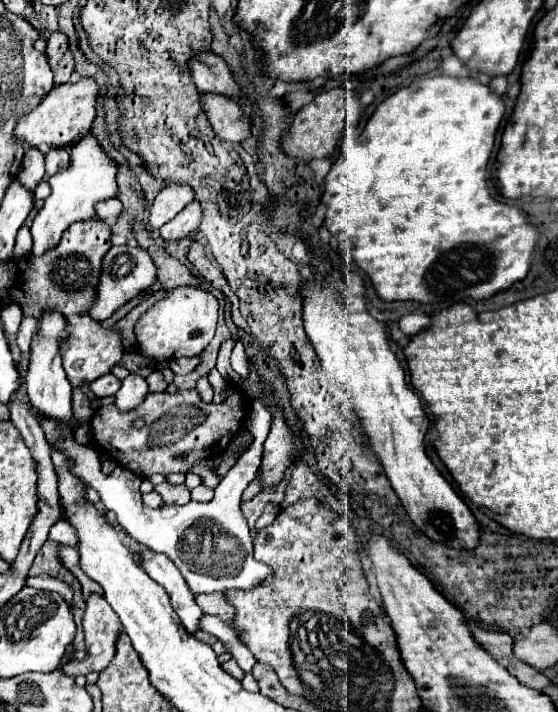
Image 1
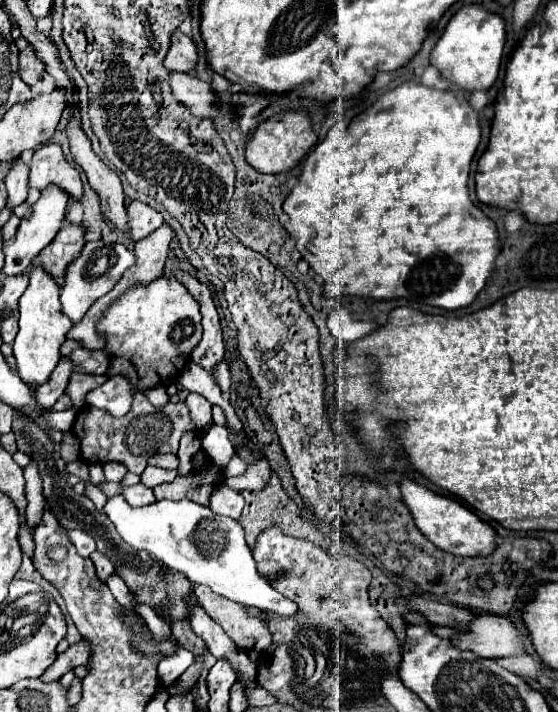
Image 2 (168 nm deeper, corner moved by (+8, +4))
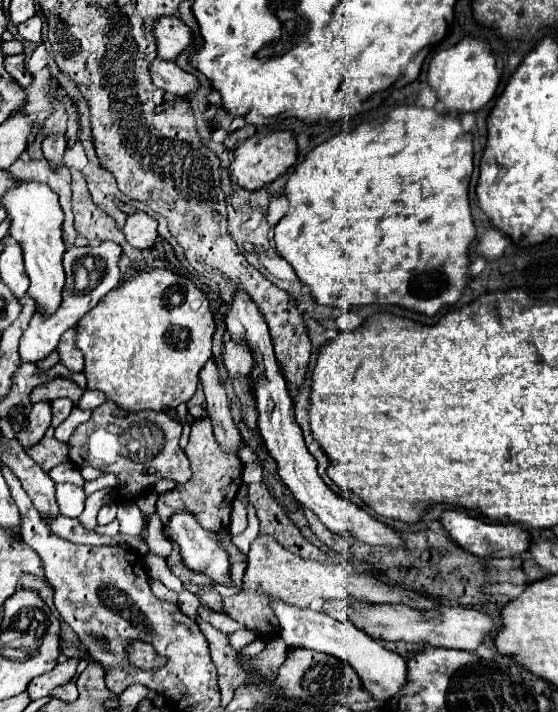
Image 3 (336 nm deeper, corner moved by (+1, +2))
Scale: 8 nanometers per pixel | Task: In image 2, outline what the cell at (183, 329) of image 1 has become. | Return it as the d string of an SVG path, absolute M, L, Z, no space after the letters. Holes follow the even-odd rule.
M163 274L149 284L135 284L113 300L97 322L97 334L105 338L103 350L109 356L105 376L125 376L133 392L167 386L187 368L187 358L199 344L201 332L199 306L177 278Z

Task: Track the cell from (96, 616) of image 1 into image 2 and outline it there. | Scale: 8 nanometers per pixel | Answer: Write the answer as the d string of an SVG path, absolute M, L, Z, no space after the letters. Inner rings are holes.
M79 642L79 644L73 644L69 646L63 654L57 656L57 660L43 672L41 680L43 682L53 682L53 680L59 680L61 676L65 676L69 670L77 668L77 666L85 666L87 660L89 660L89 644L87 642Z

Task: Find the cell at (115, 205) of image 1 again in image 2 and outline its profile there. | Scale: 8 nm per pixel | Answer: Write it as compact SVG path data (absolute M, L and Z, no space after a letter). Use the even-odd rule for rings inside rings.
M43 144L35 150L31 160L29 186L43 190L50 184L56 184L69 190L77 200L81 196L81 178L79 172L65 160L59 144Z

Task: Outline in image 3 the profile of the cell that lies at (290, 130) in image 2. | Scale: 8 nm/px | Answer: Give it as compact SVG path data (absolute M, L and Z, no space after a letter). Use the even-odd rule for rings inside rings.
M278 130L278 132L258 132L252 138L248 138L240 148L236 148L234 162L230 164L232 180L248 190L264 188L266 184L272 184L278 176L286 174L290 166L294 166L298 160L298 144L296 134L290 130Z

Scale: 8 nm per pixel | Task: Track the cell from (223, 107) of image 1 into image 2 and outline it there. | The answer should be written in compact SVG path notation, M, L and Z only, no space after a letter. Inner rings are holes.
M171 72L169 86L171 86L175 100L185 104L193 114L205 116L205 118L219 114L219 108L213 104L215 94L213 94L211 86L203 80L199 80L197 76L185 74L185 72Z

